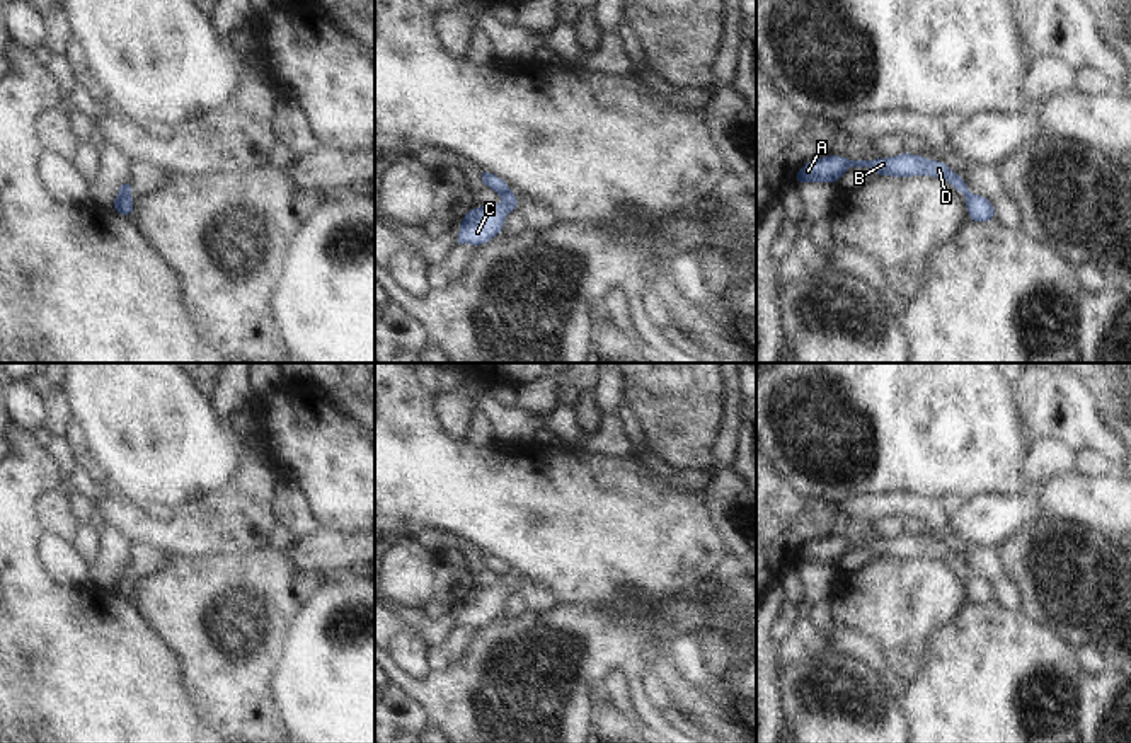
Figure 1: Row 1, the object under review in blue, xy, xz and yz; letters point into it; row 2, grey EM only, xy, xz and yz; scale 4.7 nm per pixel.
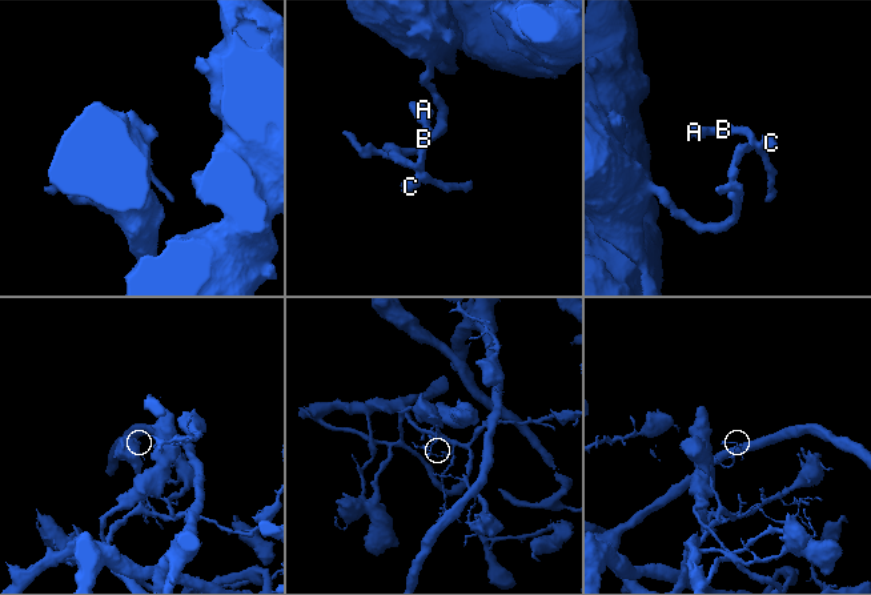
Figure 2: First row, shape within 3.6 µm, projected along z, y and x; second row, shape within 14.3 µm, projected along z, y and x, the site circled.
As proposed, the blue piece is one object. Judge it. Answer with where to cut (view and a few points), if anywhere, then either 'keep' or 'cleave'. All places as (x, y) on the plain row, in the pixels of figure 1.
cut in xy along (132, 576), (125, 578), (114, 592); cleave

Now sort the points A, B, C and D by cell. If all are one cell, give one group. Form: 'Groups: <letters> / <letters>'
Groups: A B D / C

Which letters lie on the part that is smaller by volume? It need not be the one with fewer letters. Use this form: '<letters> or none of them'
C

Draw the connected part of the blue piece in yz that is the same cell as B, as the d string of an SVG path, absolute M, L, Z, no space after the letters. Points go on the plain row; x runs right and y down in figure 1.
M901 533L891 540L876 539L874 542L850 542L845 537L826 537L821 540L811 540L807 545L797 550L794 566L804 564L828 564L838 566L843 556L852 549L869 549L877 559L889 557L908 561L911 557L928 557L945 561L959 576L969 578L969 567L964 559L954 554L944 542L928 542L921 535L911 537Z

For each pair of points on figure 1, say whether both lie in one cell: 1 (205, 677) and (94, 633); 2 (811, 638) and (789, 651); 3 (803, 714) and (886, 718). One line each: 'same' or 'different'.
1: different
2: same
3: same

